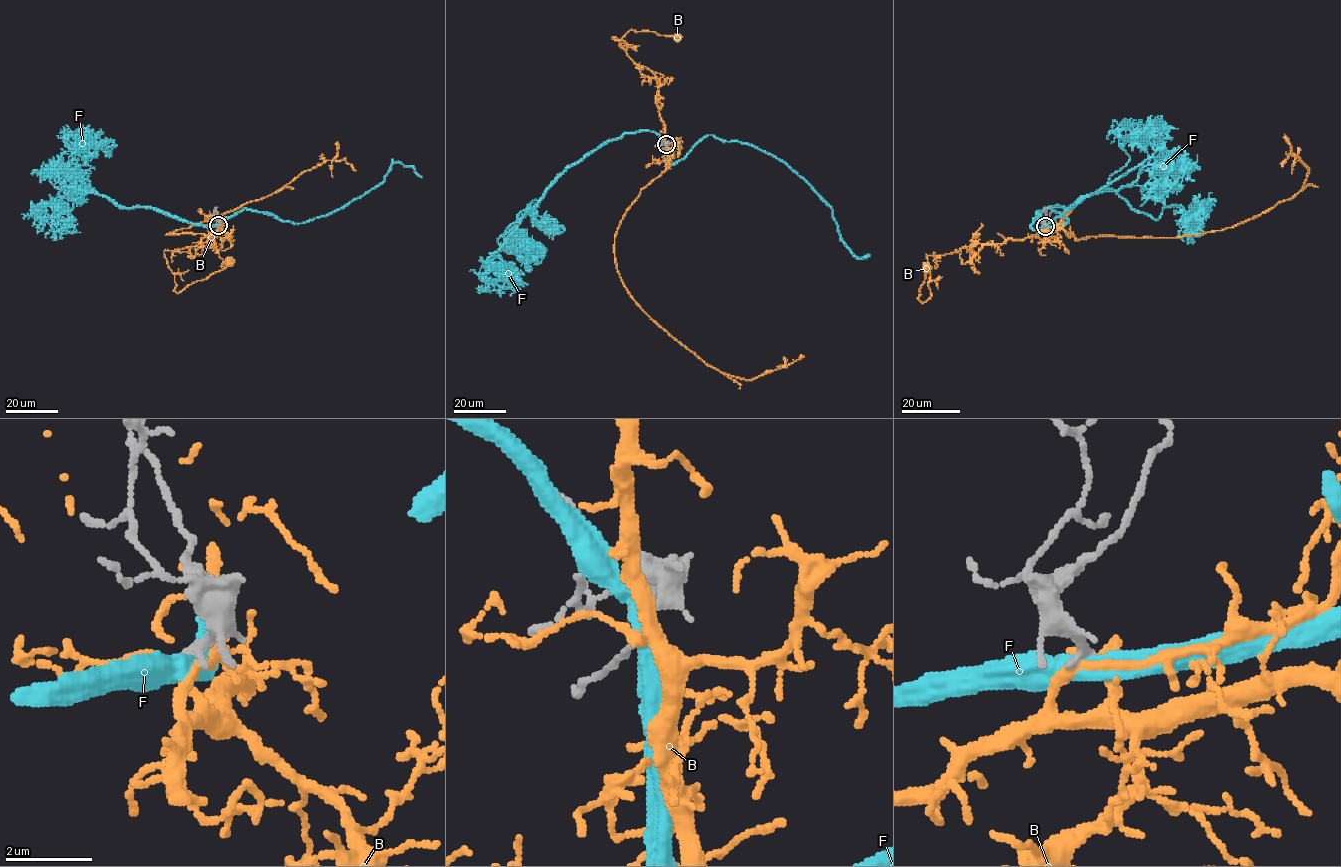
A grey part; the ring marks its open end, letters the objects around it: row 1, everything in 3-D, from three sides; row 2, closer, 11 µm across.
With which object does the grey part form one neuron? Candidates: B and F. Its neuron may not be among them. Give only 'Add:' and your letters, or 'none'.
Add: B

